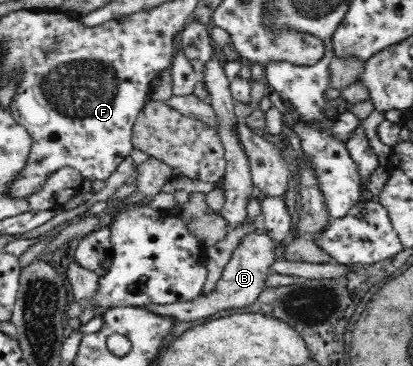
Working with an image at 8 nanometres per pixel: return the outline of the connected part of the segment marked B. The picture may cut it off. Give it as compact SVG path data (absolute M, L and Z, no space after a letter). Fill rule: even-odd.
M252 231L245 235L245 237L238 244L238 247L233 251L230 261L226 264L221 278L216 282L216 287L209 294L199 295L197 298L185 302L170 303L168 305L157 305L152 303L144 305L144 308L162 316L170 316L176 321L201 321L220 313L224 309L234 309L248 307L256 303L259 295L266 287L266 277L271 273L270 265L274 263L274 250L276 243L267 234L268 231Z

